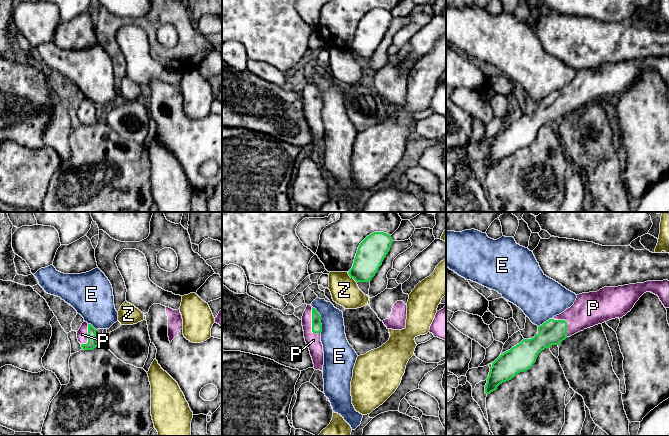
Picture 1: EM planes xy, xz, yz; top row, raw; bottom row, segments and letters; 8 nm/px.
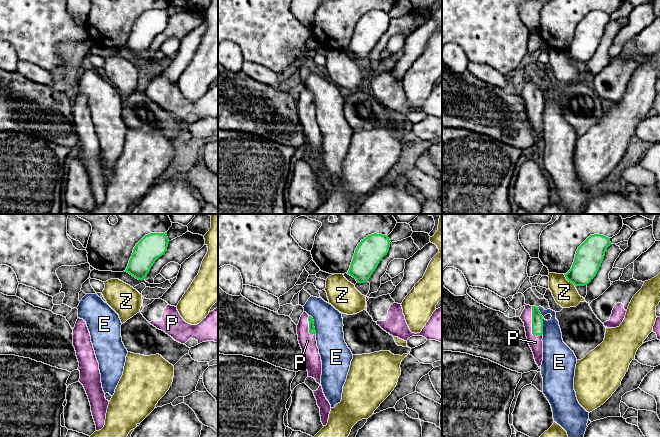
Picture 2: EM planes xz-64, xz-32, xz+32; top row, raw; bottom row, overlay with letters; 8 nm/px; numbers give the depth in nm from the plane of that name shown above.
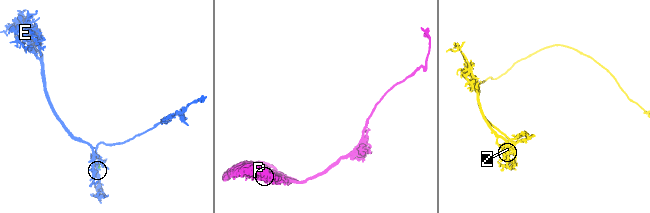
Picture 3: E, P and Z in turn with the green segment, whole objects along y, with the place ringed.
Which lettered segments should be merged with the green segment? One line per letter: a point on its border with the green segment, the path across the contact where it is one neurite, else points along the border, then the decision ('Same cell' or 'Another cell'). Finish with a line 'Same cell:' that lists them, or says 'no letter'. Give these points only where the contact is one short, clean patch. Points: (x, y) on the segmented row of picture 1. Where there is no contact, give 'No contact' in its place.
E: Touches green at xz (320, 319). Boundary: xz (312, 306), (320, 316), (321, 332). Another cell
P: Touches green at xz (312, 323). Path across: xz (316, 318), (312, 323), (313, 340). Same cell
Z: Touches green at xz (352, 277). Another cell
Same cell: P

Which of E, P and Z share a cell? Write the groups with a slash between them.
E / P / Z

